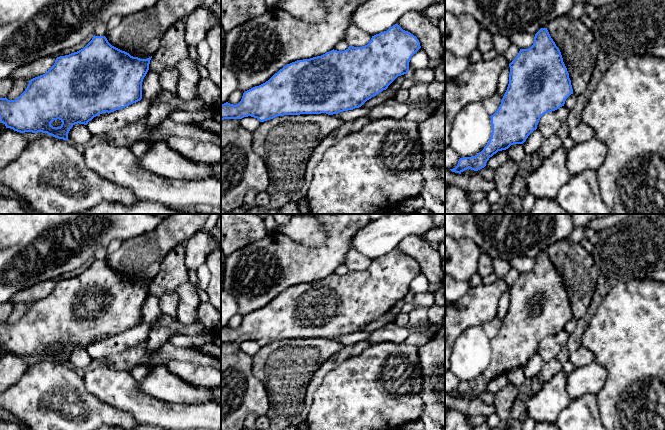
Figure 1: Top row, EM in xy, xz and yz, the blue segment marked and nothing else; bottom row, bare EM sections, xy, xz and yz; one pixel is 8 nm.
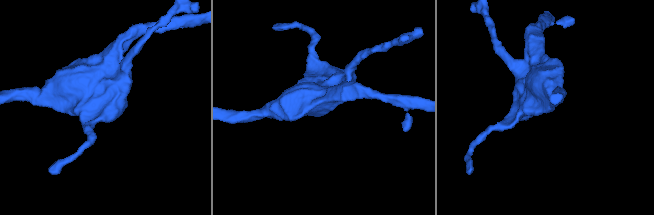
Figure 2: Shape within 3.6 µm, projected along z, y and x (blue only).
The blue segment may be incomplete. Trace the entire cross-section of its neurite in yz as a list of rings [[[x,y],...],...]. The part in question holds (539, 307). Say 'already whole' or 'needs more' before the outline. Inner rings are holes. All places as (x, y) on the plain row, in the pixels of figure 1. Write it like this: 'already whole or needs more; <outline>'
already whole; [[[541,252],[534,261],[533,269],[520,273],[516,282],[509,288],[509,308],[497,335],[490,340],[492,356],[489,366],[475,380],[460,382],[452,396],[461,398],[467,393],[478,395],[486,390],[490,381],[511,369],[523,368],[537,353],[540,342],[564,330],[566,323],[573,318],[569,297],[563,286],[559,272],[551,262],[547,252]]]

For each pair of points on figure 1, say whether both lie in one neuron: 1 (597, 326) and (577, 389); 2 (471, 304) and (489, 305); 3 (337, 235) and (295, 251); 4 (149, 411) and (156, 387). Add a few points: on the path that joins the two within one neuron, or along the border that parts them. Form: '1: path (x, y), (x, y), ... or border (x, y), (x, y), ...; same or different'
1: border (594, 361), (606, 372), (606, 381), (603, 384); different
2: path (475, 305), (485, 305); same
3: path (329, 246), (322, 253), (306, 253); same
4: border (136, 382), (143, 392), (176, 403); different

